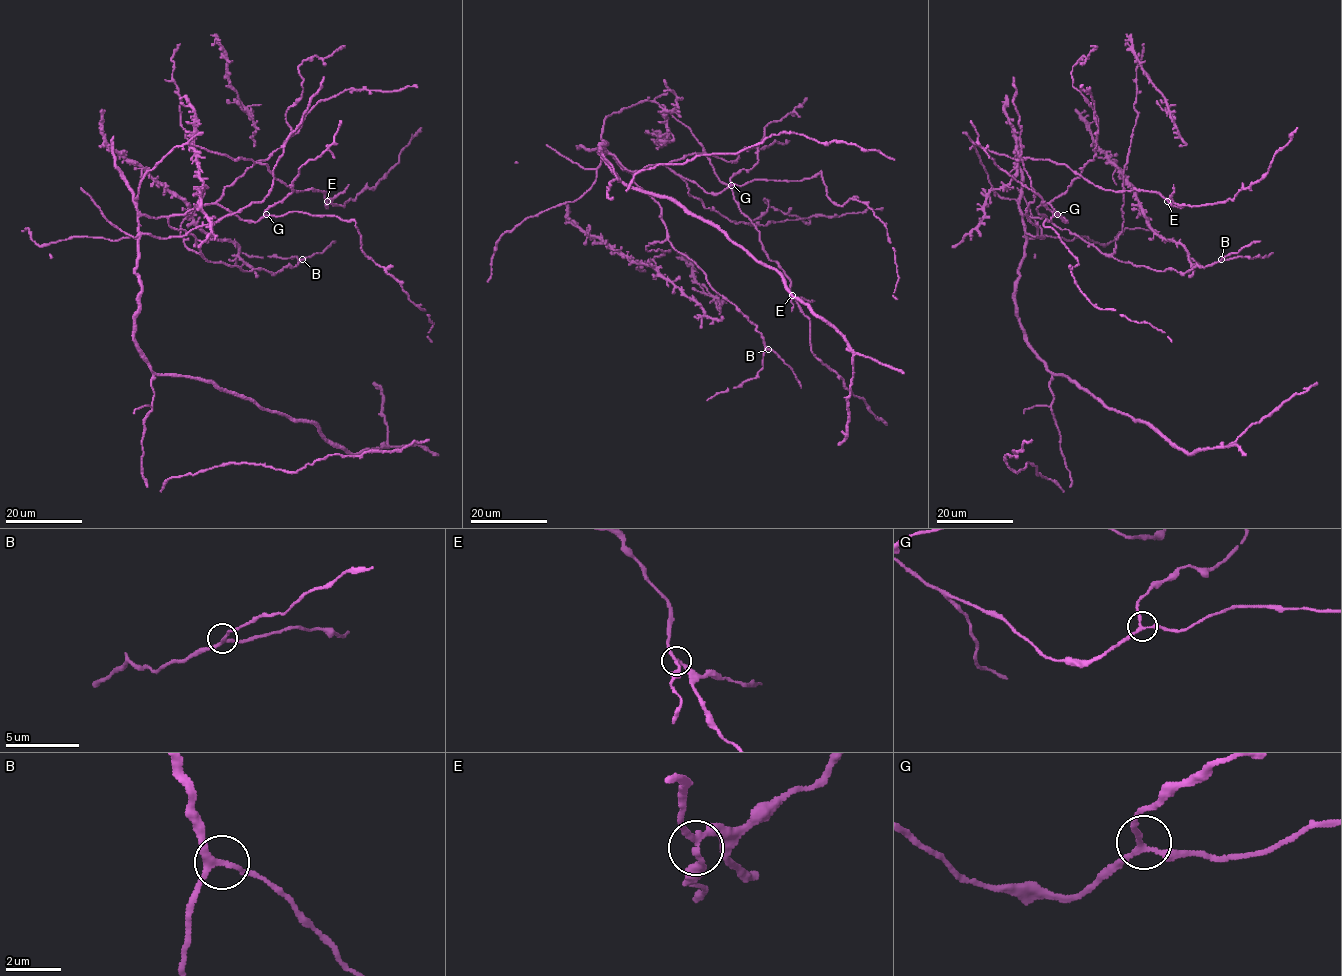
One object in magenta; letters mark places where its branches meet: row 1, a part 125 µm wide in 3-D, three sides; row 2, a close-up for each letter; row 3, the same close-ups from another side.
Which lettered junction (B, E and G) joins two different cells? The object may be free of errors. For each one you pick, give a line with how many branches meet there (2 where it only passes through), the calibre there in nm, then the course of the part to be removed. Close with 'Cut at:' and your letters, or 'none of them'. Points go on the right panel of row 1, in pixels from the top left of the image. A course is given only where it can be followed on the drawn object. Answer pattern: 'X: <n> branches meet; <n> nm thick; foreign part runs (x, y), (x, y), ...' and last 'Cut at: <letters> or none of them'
E: 3 branches meet; 190 nm thick; foreign part runs (1168, 201), (1177, 207), (1184, 206)
Cut at: E

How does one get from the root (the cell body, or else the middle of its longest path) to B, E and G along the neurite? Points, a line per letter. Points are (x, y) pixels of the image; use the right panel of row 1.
B: (1026, 242), (1024, 215), (1046, 217), (1103, 253), (1134, 266), (1185, 273), (1221, 259)
E: (1026, 242), (1019, 204), (994, 190), (974, 144), (1014, 159), (1066, 164), (1105, 190), (1153, 191), (1168, 201)
G: (1026, 242), (1024, 215), (1045, 217), (1037, 211), (1043, 204), (1048, 204), (1066, 221), (1057, 214)

